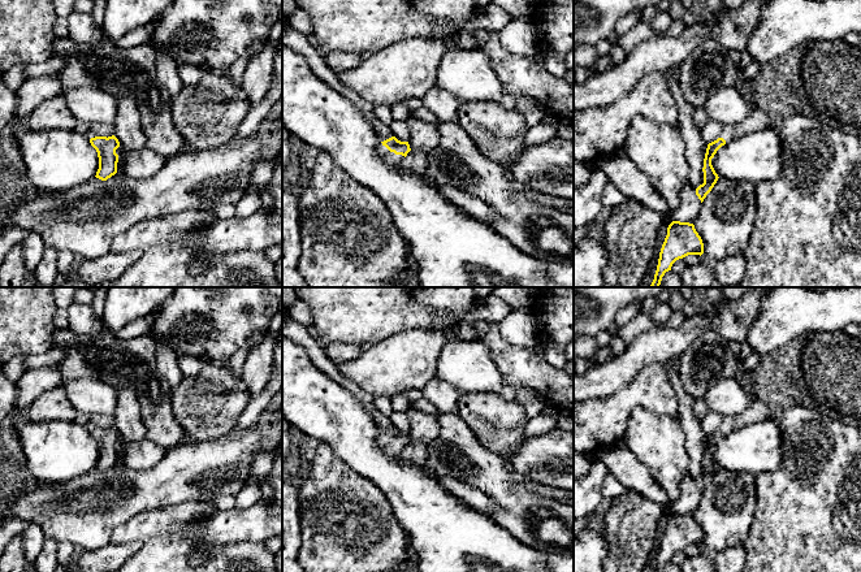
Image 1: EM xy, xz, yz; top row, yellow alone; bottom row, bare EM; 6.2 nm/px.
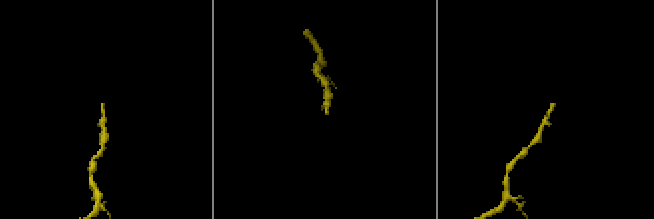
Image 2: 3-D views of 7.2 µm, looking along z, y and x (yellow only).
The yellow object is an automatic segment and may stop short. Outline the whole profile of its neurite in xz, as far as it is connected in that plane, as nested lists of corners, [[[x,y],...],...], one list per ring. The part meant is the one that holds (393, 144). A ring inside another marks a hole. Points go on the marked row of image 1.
[[[391,136],[378,146],[378,155],[389,165],[401,166],[402,161],[411,151],[408,142],[401,142],[395,136]]]

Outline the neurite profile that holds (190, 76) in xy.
[[[179,65],[178,66],[178,75],[186,87],[195,86],[200,82],[203,77],[203,70],[196,66],[190,65]]]

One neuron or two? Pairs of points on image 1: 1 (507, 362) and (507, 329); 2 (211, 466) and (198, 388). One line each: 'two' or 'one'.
1: two
2: two

